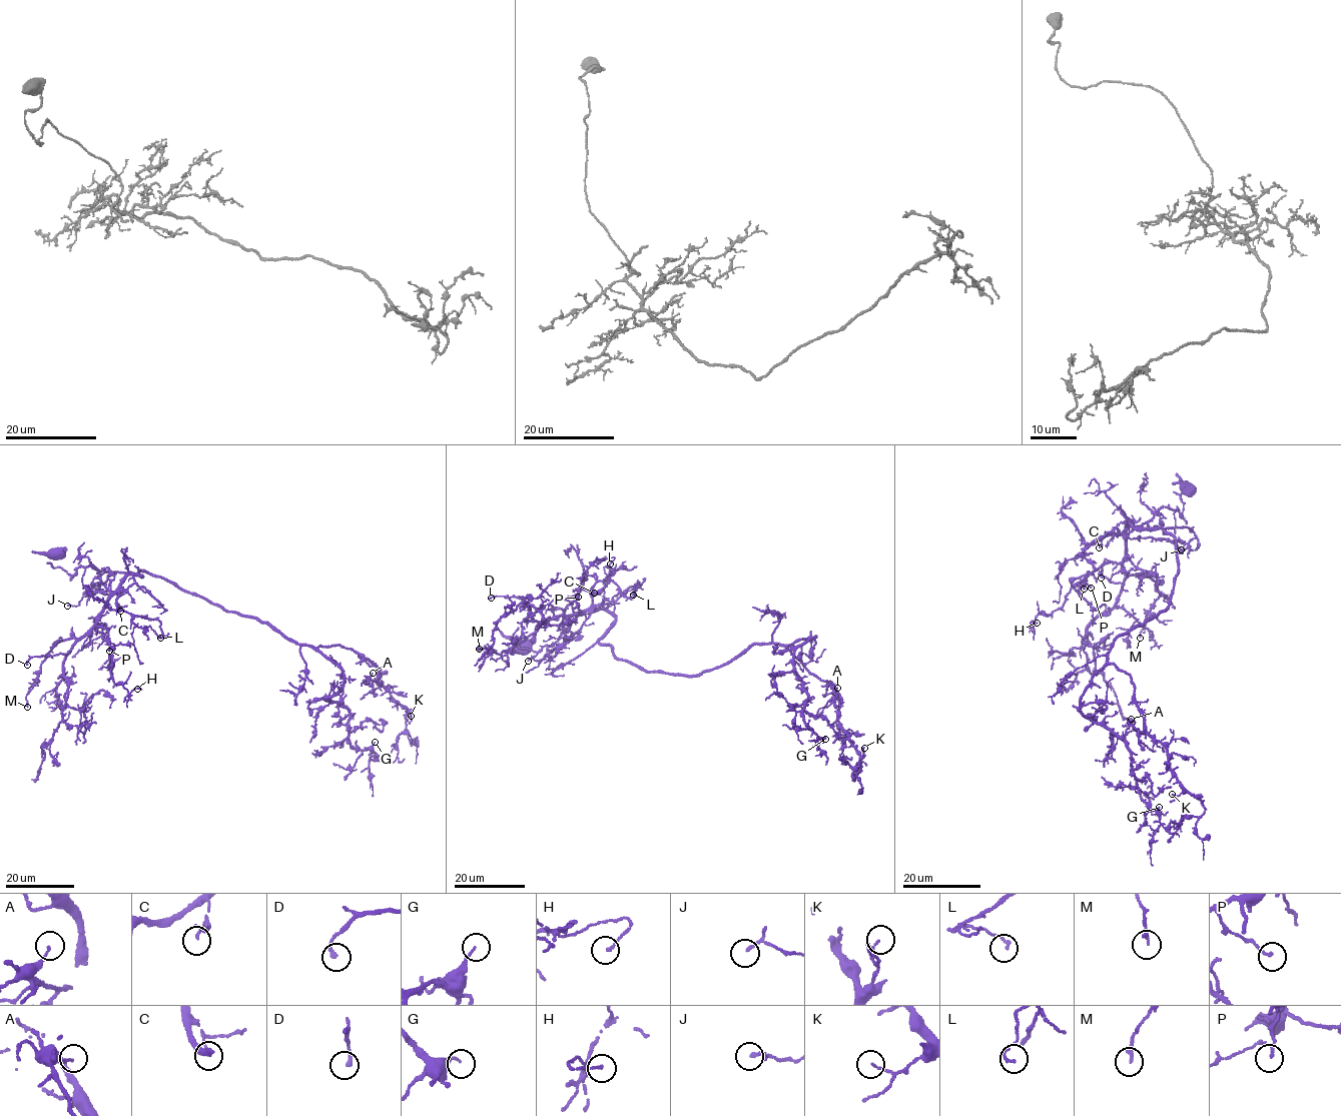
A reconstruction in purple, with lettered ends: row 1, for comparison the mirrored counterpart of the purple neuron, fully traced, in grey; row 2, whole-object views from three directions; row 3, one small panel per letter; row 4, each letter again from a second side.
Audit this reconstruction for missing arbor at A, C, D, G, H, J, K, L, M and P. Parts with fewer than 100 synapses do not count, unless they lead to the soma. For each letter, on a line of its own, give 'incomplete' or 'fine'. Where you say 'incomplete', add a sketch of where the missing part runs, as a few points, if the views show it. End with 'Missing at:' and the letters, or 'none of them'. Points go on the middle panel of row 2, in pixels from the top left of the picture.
A: fine
C: fine
D: fine
G: fine
H: fine
J: fine
K: fine
L: fine
M: fine
P: fine
Missing at: none of them

